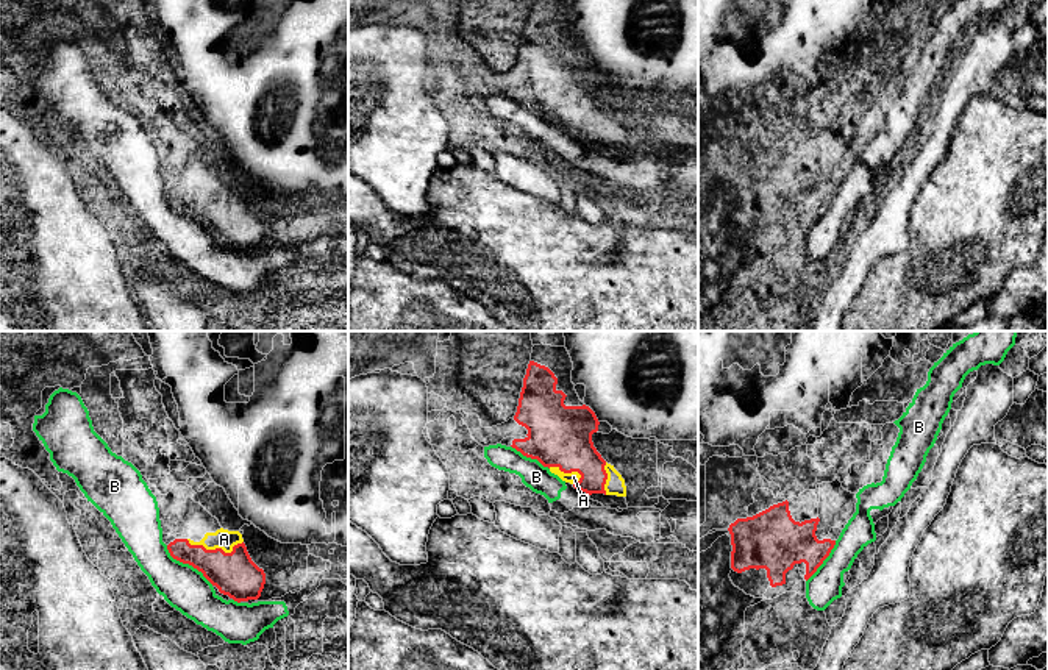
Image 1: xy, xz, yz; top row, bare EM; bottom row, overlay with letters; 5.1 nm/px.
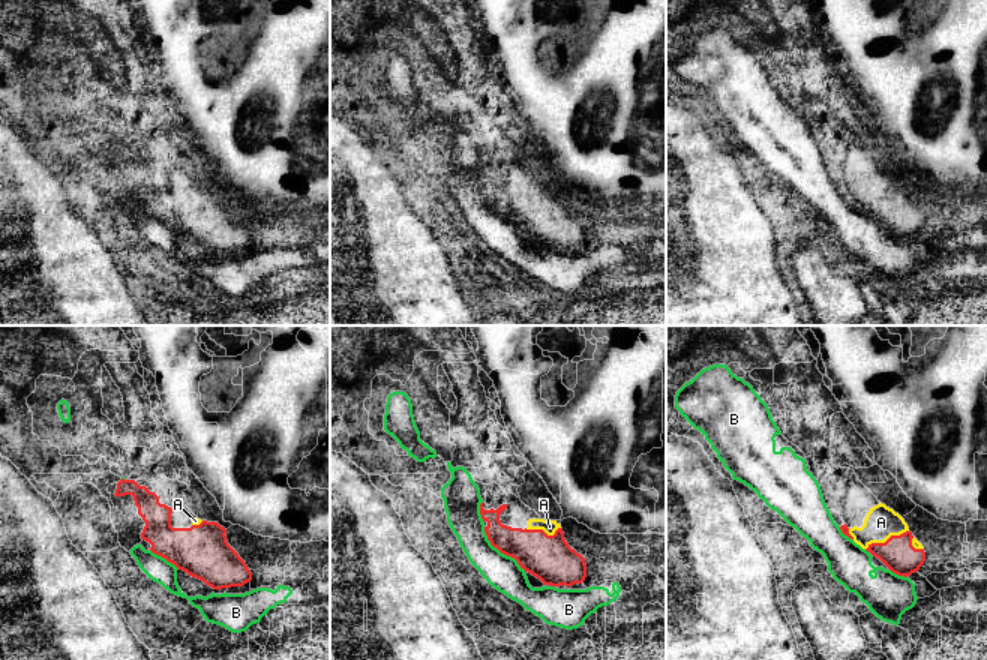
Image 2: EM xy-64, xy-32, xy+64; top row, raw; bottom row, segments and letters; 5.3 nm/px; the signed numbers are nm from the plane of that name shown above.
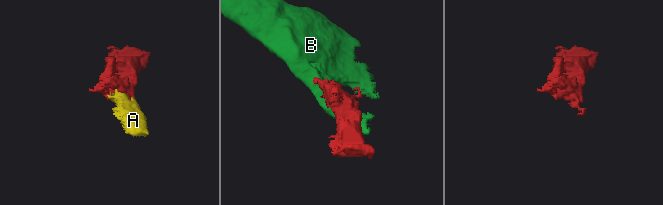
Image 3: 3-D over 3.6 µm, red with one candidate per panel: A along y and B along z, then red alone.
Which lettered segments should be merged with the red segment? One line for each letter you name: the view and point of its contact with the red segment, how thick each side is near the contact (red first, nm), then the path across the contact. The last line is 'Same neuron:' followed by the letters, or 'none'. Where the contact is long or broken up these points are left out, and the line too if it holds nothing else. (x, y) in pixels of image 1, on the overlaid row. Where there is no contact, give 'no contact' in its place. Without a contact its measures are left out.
A: meets red in xy at (216, 548); 220 nm thick on the red side, 100 nm on the other
Same neuron: A

